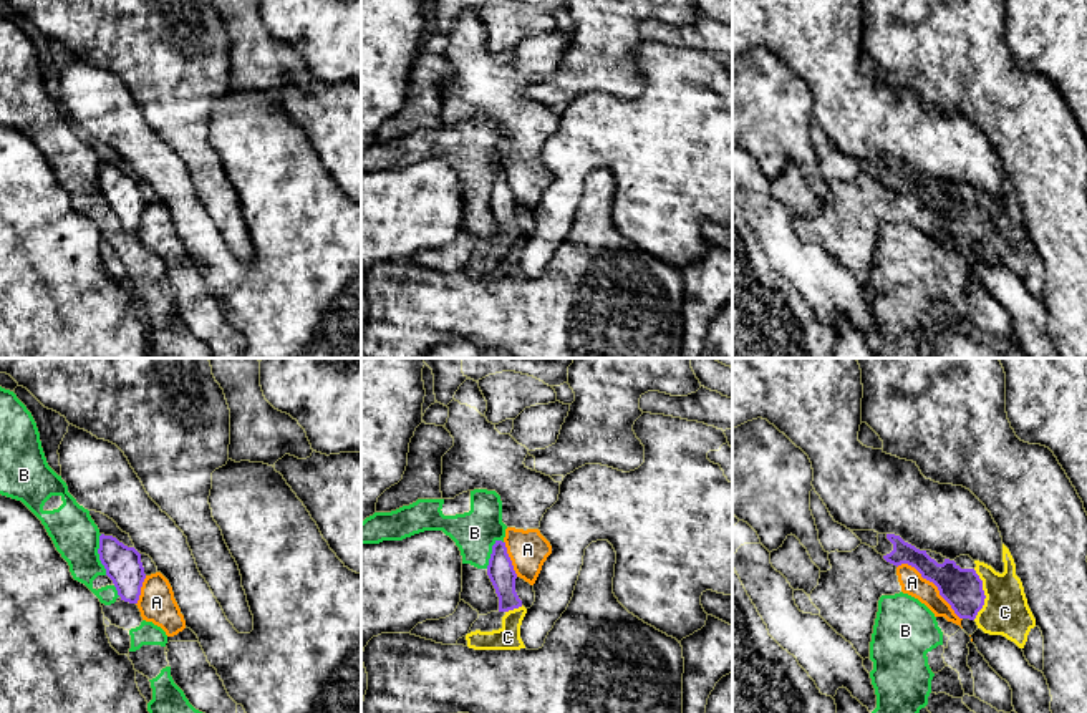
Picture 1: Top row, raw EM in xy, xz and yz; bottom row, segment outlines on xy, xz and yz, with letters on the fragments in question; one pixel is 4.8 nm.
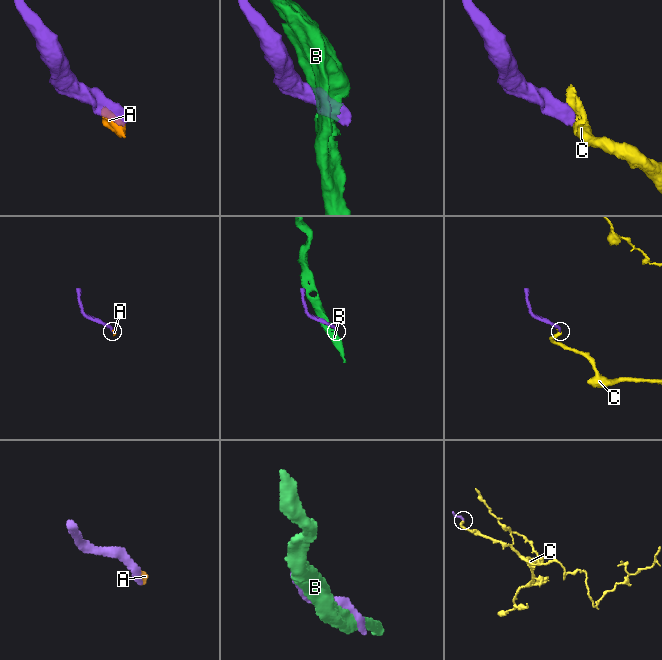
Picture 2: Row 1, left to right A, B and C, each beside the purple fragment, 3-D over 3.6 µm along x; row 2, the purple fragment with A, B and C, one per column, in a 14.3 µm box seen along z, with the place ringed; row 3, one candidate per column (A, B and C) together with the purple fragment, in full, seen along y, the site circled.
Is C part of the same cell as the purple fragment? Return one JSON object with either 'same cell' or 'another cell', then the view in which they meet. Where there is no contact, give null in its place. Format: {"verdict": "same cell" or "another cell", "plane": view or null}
{"verdict": "same cell", "plane": "yz"}

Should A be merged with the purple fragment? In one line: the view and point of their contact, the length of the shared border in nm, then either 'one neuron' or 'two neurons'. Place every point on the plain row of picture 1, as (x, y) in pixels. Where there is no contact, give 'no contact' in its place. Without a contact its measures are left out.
yz (933, 211) | 420 nm | two neurons

